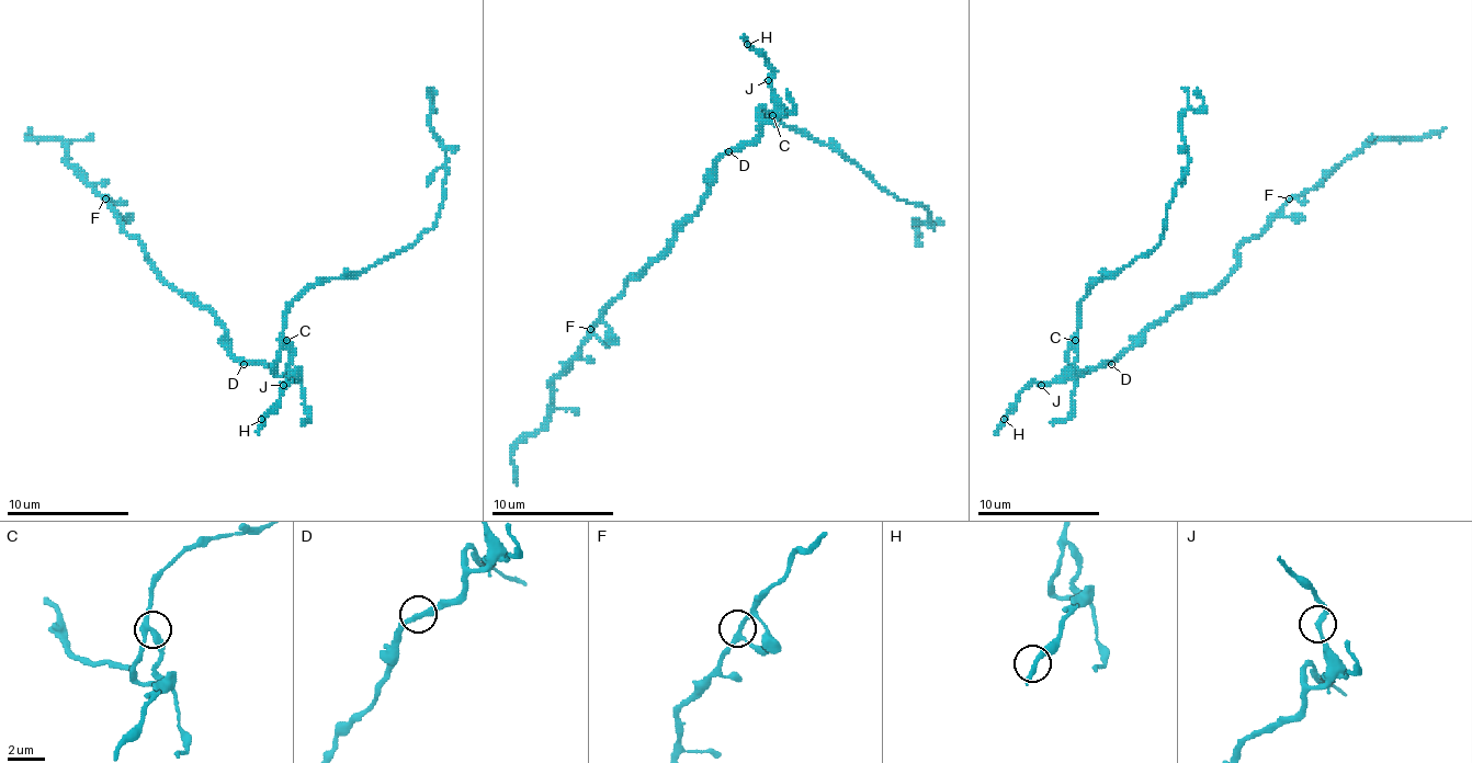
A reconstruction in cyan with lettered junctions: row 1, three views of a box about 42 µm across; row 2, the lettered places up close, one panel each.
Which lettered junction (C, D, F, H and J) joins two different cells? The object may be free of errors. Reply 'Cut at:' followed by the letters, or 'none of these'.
Cut at: C

